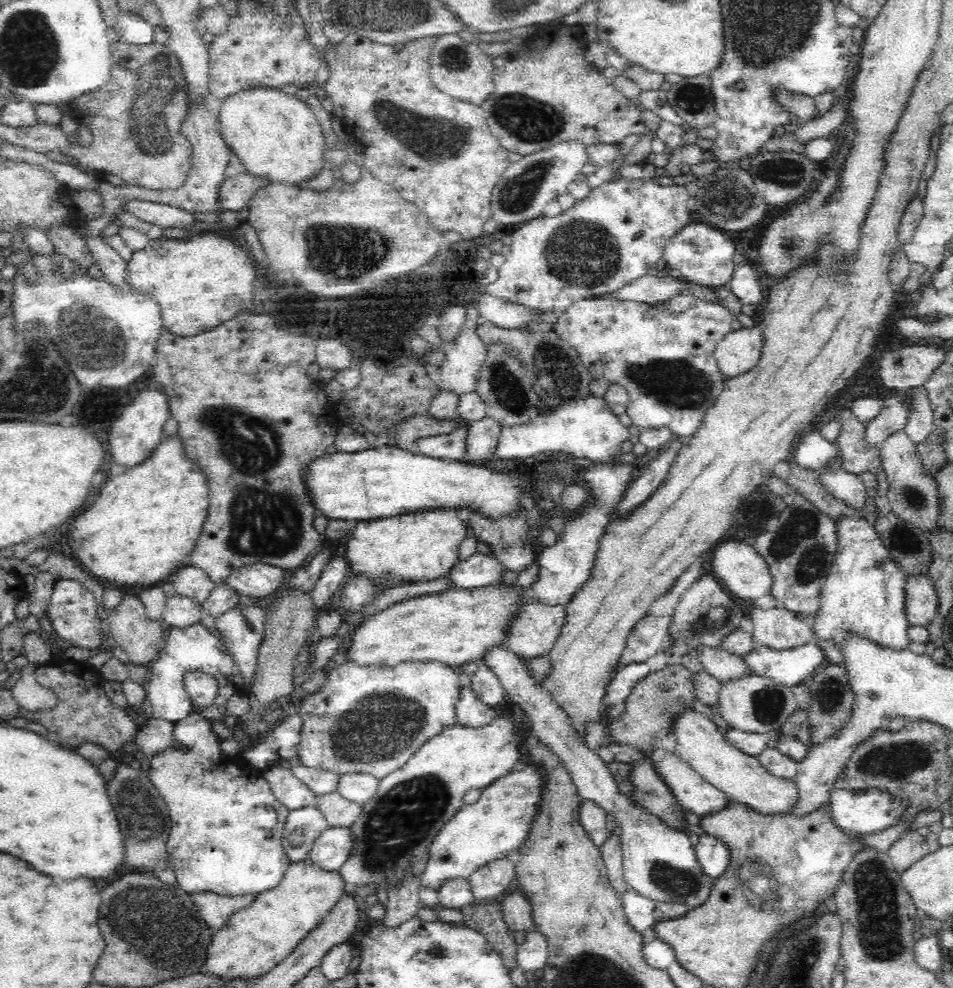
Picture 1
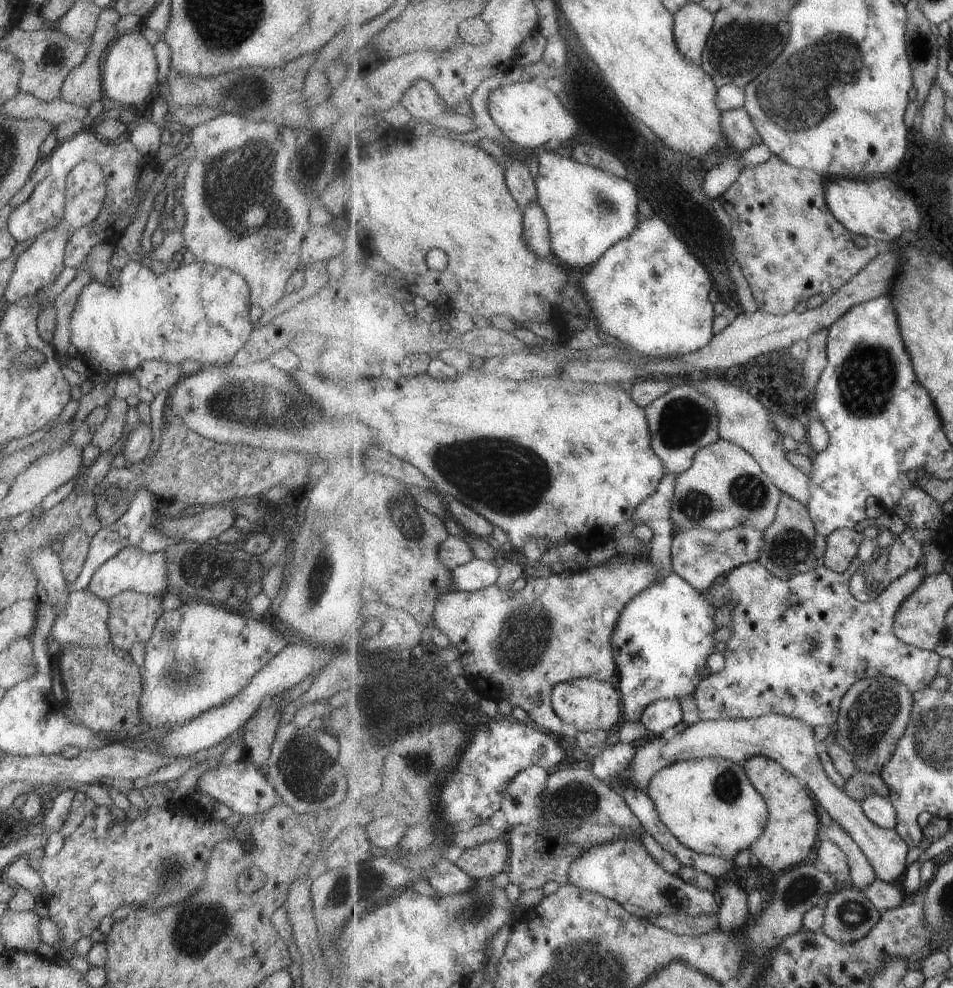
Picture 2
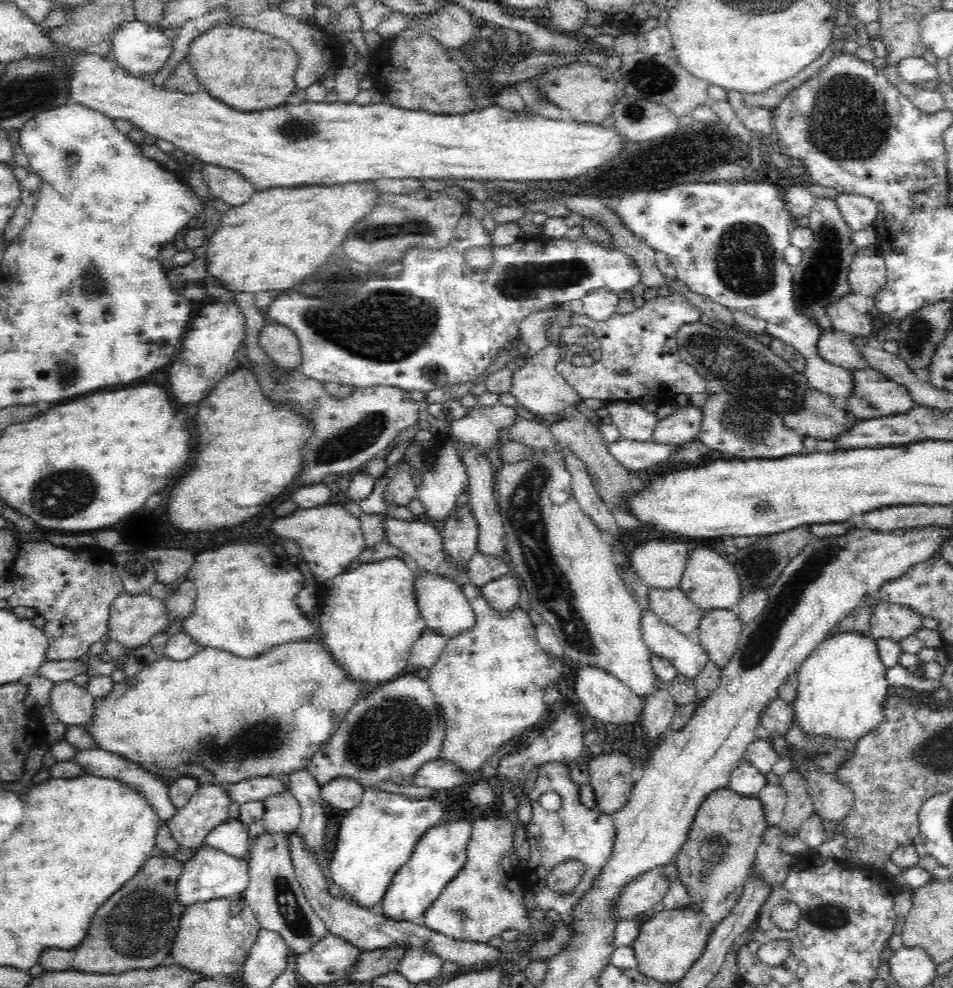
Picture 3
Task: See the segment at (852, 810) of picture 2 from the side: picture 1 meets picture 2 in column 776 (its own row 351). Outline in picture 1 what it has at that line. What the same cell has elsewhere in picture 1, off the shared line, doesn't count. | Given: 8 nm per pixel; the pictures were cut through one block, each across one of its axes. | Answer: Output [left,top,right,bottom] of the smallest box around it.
[714,326,763,379]

